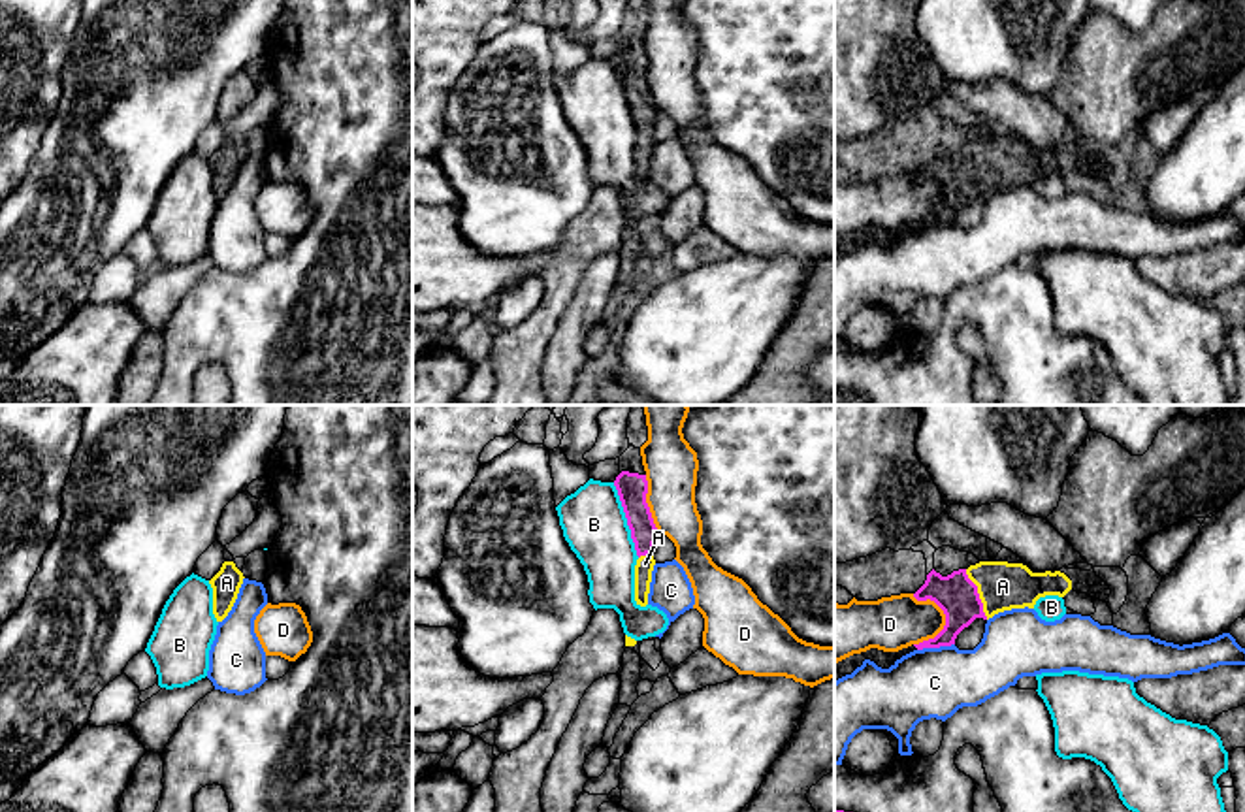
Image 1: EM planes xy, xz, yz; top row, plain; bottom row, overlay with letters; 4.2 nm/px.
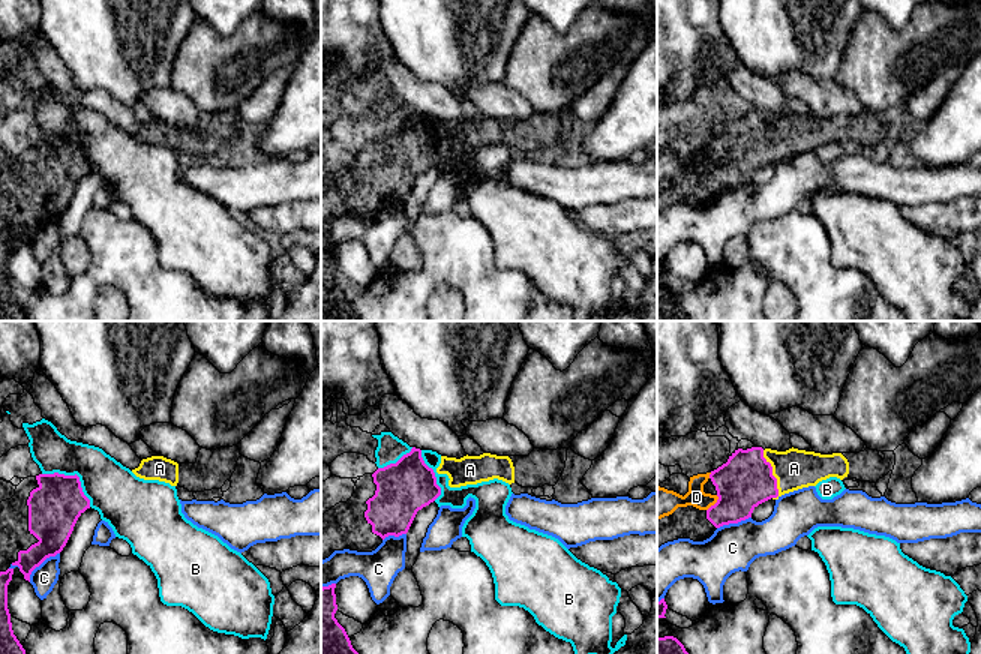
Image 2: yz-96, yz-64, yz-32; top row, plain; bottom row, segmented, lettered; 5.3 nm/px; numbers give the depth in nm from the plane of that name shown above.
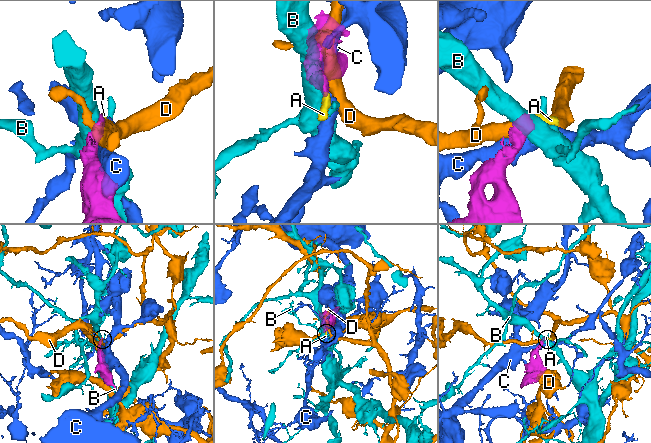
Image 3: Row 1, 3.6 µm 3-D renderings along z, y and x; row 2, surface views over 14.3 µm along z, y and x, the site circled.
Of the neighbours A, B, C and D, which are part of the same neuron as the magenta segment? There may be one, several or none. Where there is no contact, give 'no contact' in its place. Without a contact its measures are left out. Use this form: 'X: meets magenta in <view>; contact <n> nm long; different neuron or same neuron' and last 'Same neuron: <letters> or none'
A: meets magenta in yz; contact 240 nm long; same neuron
B: meets magenta in xz; contact 340 nm long; different neuron
C: meets magenta in yz; contact 160 nm long; different neuron
D: meets magenta in yz; contact 220 nm long; different neuron
Same neuron: A

